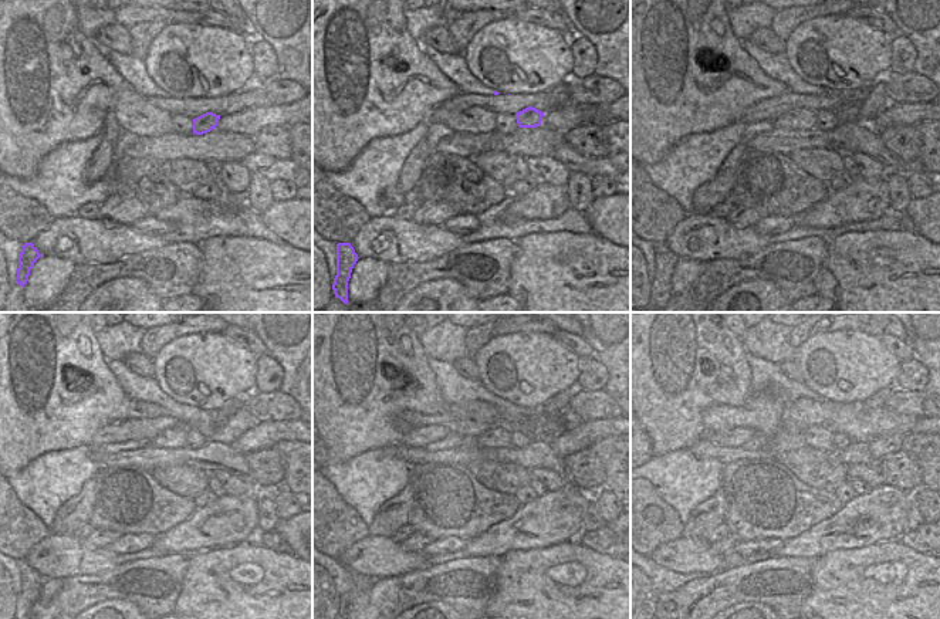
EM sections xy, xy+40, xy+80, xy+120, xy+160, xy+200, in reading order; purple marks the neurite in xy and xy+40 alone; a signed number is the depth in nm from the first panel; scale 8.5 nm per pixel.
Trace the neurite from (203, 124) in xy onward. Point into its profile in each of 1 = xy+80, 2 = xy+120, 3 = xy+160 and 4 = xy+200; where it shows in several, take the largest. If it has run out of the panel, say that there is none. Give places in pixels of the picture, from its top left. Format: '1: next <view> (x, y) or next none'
1: next xy+80 (848, 111)
2: next xy+120 (206, 422)
3: next xy+160 (526, 420)
4: next xy+200 (879, 399)

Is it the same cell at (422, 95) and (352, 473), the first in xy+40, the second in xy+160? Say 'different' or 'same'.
different

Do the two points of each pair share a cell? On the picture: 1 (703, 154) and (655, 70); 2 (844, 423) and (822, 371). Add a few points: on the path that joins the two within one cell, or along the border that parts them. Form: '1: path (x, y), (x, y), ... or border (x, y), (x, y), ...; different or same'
1: border (724, 127), (709, 132), (692, 132), (665, 154); different
2: border (831, 401), (838, 403), (862, 402); different

